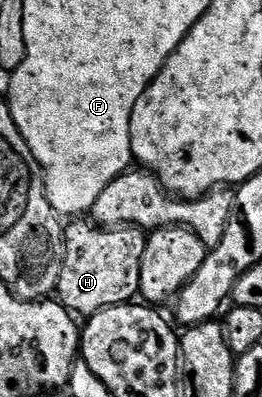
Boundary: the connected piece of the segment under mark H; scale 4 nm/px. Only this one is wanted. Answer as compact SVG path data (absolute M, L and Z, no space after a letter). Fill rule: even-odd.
M73 221L70 227L68 224L64 228L65 256L56 289L60 302L77 317L88 317L108 307L132 303L140 296L141 258L147 238L140 227L106 229L85 222L89 221Z

